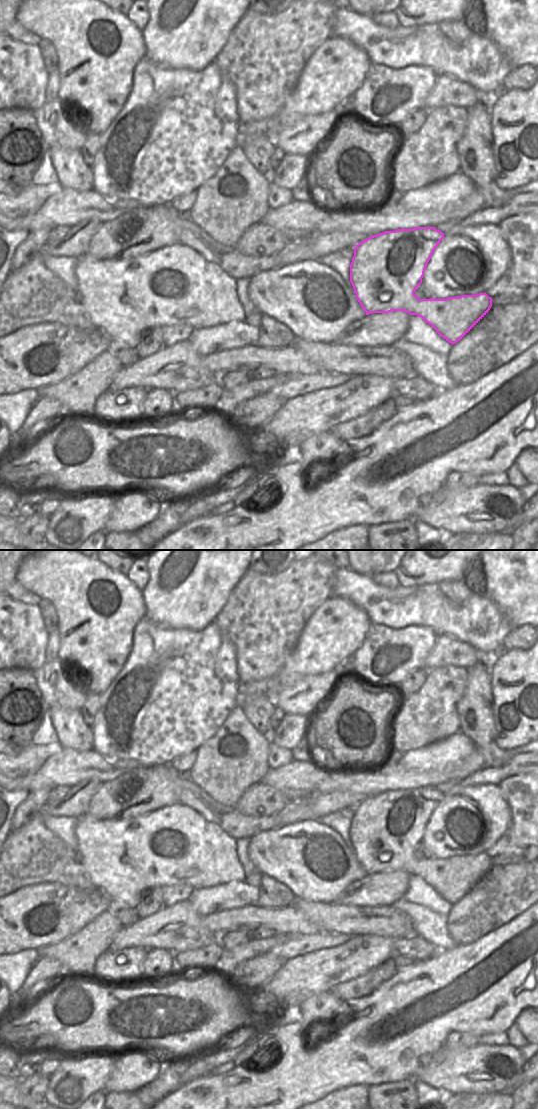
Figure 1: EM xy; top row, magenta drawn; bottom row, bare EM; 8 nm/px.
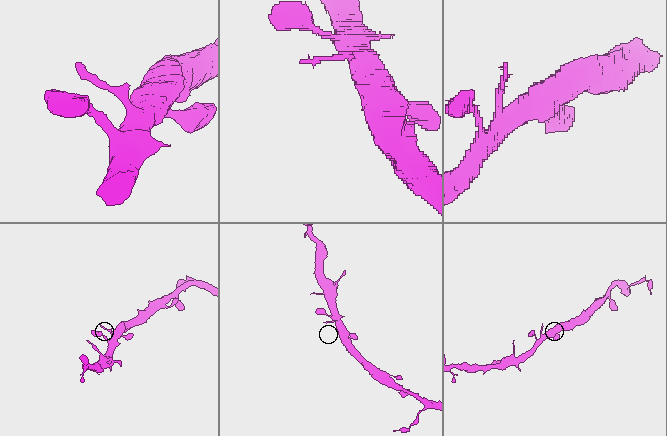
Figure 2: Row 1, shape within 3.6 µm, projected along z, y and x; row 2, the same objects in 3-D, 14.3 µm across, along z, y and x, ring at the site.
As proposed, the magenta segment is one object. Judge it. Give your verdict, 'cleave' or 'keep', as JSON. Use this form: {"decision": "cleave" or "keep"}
{"decision": "keep"}

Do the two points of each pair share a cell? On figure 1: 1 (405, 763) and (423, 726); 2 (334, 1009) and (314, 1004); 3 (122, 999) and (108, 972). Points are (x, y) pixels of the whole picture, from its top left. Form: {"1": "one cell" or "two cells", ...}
{"1": "two cells", "2": "one cell", "3": "two cells"}

